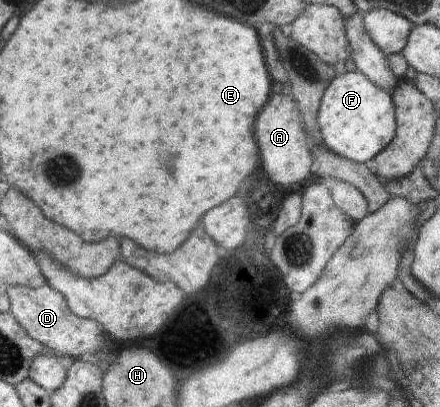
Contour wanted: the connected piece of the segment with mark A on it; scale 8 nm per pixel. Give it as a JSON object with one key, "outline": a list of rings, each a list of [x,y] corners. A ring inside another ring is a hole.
{"outline":[[[288,91],[271,96],[271,104],[267,104],[267,108],[263,108],[263,116],[259,116],[259,128],[255,128],[255,136],[259,136],[259,148],[263,156],[262,172],[267,174],[267,178],[285,188],[301,184],[309,178],[314,155],[307,148],[307,138],[301,126],[297,102]]]}

